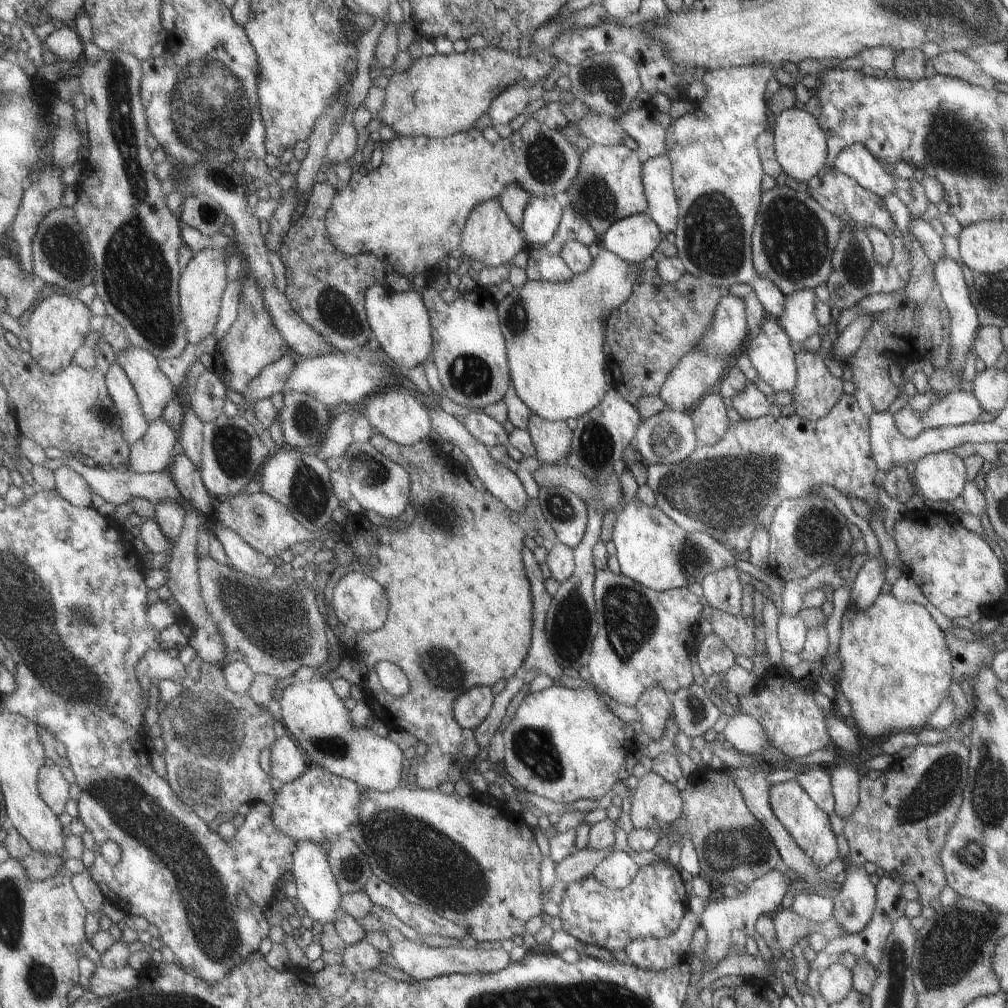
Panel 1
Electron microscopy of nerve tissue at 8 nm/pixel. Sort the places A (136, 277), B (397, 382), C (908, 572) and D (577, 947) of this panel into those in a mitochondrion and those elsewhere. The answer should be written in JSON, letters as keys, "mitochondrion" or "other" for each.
{"A":"mitochondrion","B":"other","C":"other","D":"other"}

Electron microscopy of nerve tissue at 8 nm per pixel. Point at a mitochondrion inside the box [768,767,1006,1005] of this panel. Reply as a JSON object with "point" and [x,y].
{"point":[947,952]}

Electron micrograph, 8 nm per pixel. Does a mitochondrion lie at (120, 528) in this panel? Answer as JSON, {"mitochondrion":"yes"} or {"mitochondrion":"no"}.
{"mitochondrion":"no"}

